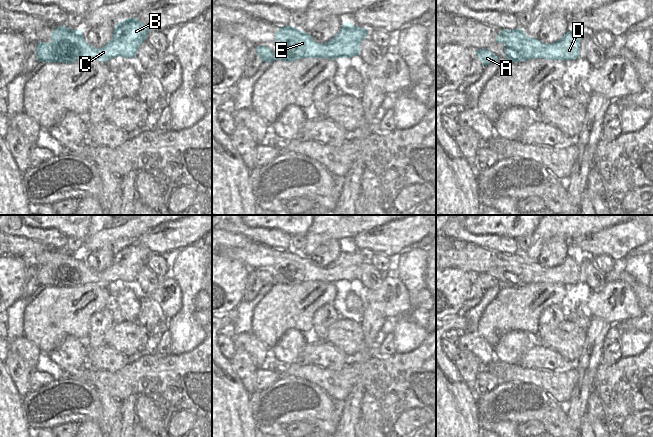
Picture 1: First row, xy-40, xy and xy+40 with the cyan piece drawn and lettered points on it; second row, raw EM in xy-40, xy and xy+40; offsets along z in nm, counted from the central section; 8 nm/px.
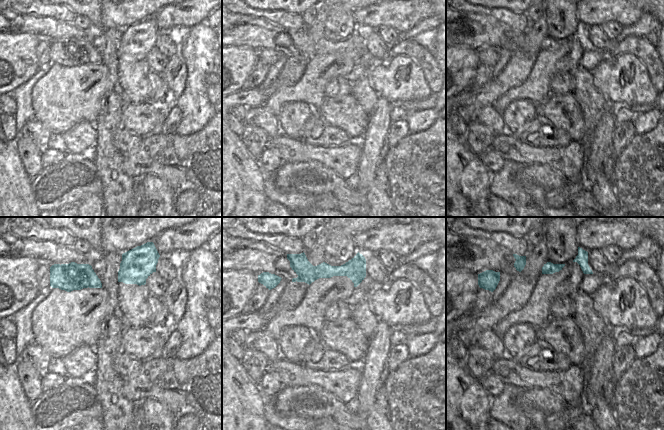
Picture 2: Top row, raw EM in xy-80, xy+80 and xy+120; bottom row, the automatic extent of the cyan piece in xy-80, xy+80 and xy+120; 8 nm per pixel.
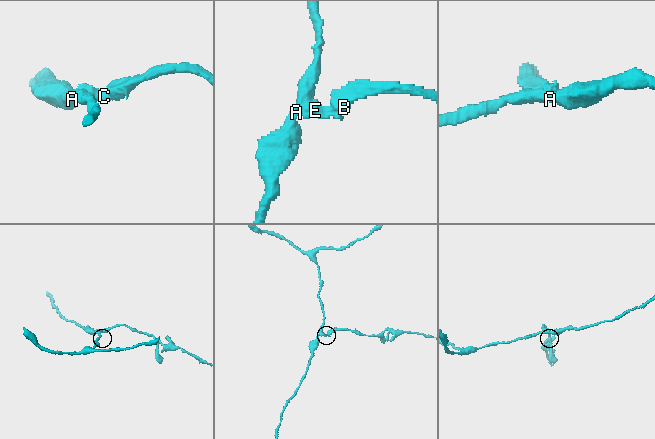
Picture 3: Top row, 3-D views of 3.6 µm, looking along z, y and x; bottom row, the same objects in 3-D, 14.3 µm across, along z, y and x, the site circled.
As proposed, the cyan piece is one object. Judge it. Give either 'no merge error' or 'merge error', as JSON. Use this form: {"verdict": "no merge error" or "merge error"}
{"verdict": "merge error"}

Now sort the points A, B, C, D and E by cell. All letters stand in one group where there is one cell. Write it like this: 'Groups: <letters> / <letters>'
Groups: A / B C D E.

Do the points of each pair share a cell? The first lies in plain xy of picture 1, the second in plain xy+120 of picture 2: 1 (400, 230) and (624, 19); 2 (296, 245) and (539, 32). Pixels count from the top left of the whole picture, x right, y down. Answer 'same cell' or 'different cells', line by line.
1: same cell
2: different cells

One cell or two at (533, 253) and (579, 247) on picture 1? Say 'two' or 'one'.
two

